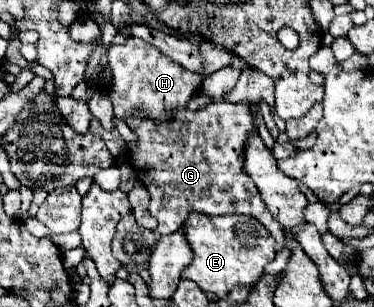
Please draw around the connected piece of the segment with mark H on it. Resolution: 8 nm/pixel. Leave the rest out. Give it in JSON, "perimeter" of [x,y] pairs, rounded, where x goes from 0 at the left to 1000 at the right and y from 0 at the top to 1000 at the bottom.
{"perimeter":[[[342,124],[332,143],[305,143],[289,189],[299,221],[299,280],[289,306],[305,339],[305,371],[321,391],[358,358],[380,358],[401,384],[444,397],[465,358],[497,352],[503,319],[513,319],[540,274],[535,241],[492,228],[476,202],[460,202],[460,189],[439,182],[428,163],[396,150],[396,137],[374,124]]]}

